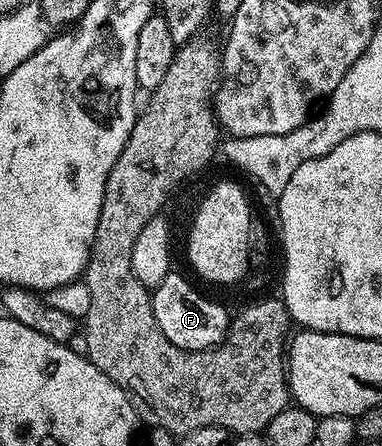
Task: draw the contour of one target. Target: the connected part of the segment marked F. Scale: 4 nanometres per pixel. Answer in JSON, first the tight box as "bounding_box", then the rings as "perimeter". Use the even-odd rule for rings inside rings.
{"bounding_box":[151,272,229,350],"perimeter":[[[172,272],[161,280],[159,286],[151,290],[153,316],[157,320],[157,328],[165,332],[165,340],[169,344],[177,344],[182,350],[212,350],[220,346],[226,338],[229,329],[229,314],[219,302],[206,298],[199,290],[191,287],[187,278],[182,278],[178,272]]]}

